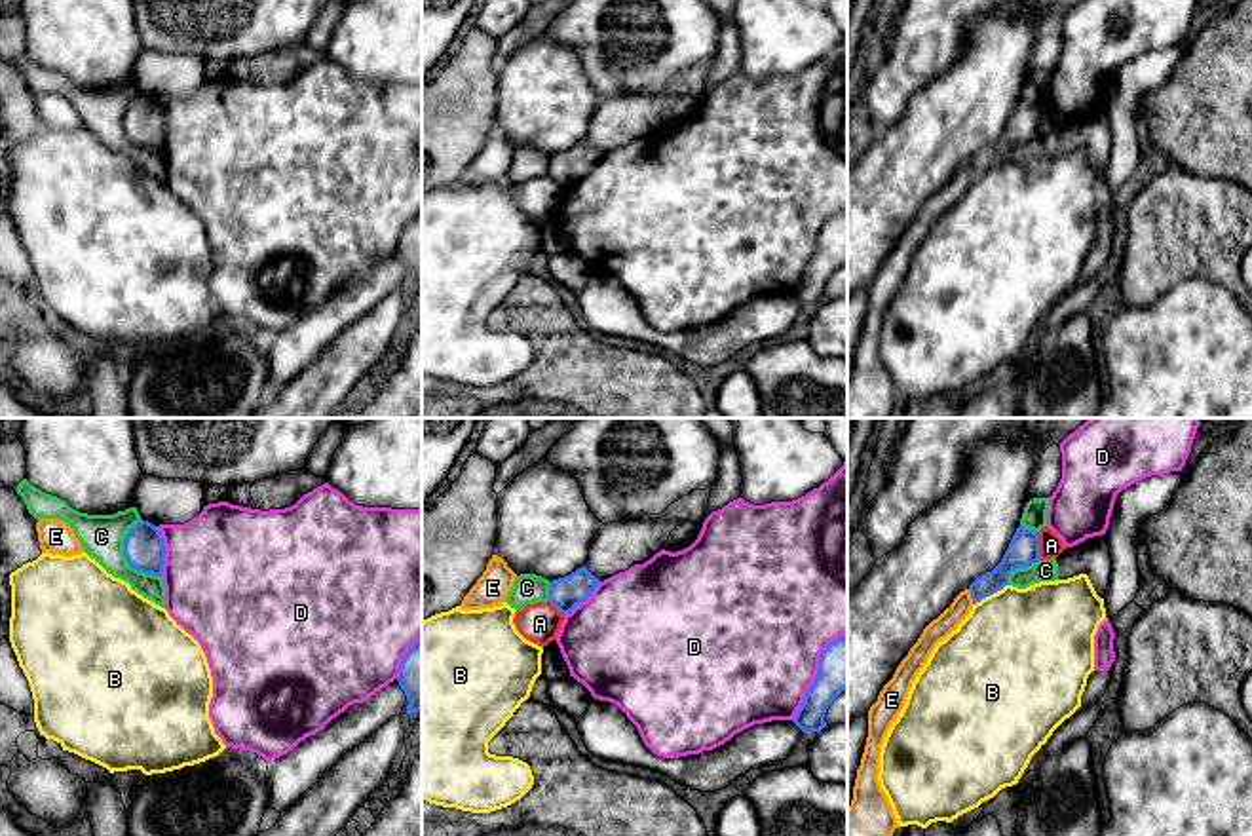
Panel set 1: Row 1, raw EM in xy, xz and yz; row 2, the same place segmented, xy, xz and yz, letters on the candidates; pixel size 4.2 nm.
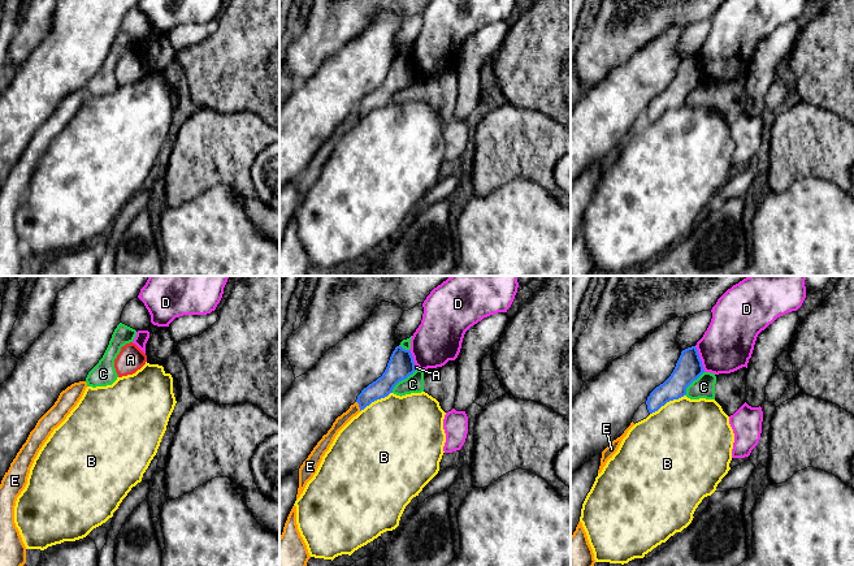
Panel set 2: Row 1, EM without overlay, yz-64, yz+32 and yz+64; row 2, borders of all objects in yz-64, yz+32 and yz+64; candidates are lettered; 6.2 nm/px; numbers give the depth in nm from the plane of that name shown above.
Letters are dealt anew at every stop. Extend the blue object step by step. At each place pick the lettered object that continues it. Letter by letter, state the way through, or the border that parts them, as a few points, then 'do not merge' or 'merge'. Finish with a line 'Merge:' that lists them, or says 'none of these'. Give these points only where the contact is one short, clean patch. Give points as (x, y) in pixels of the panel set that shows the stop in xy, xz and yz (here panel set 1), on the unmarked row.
A: border yz (1038, 107), (1038, 130), (1042, 133); do not merge
B: do not merge
C: do not merge
D: do not merge
E: do not merge
Merge: none of these

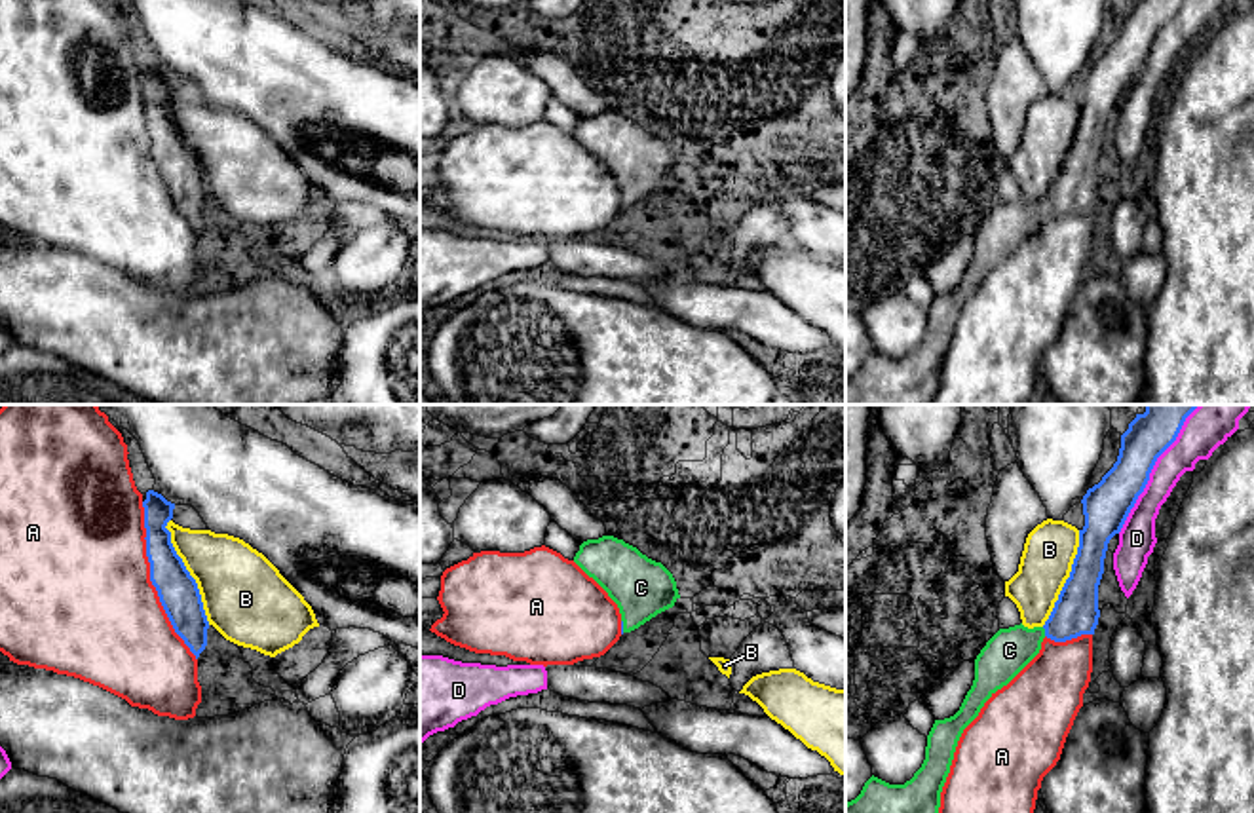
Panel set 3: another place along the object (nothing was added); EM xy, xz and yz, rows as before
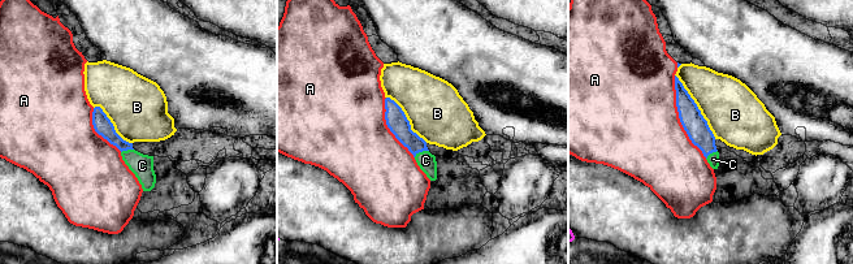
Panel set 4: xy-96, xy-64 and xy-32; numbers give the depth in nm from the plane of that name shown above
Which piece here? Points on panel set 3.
A: do not merge
B: do not merge
C: way yz (1076, 187), (1059, 202), (1045, 206), (1009, 225); merge
D: do not merge
Merge: C

